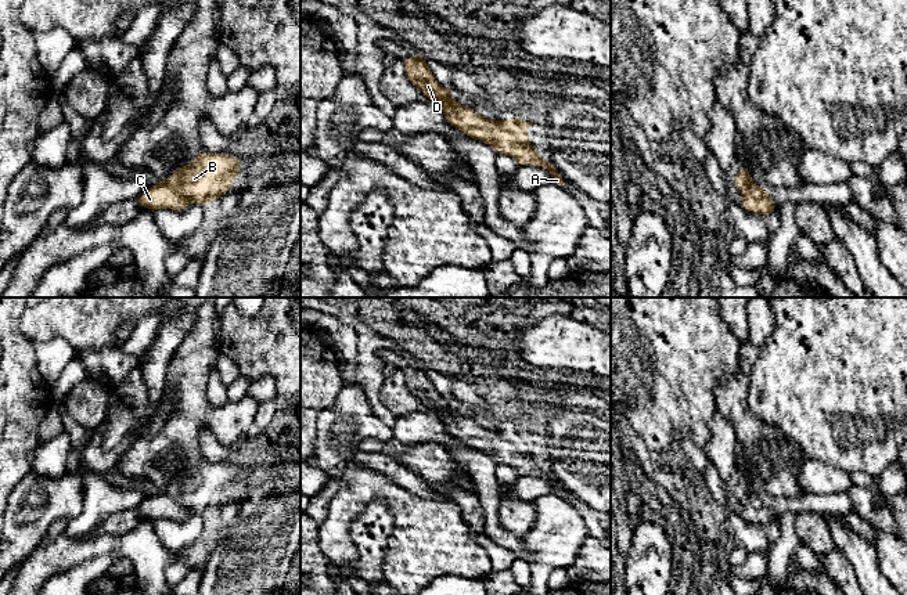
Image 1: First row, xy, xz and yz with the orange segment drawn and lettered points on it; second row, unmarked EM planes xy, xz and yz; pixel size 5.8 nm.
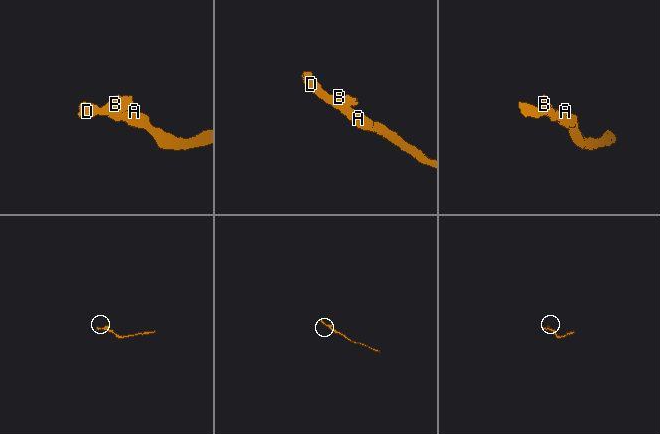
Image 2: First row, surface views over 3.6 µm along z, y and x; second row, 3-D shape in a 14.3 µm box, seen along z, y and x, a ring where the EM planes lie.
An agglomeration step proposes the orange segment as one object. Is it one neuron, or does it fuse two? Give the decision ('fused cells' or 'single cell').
single cell

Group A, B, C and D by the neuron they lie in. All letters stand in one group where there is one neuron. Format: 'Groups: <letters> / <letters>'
Groups: A B C D

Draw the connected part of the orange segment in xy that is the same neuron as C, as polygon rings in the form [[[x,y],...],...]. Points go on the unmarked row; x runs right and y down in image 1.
[[[206,461],[201,462],[194,468],[194,470],[181,476],[172,483],[168,490],[161,490],[154,494],[147,502],[143,502],[136,512],[150,520],[158,519],[172,519],[172,520],[183,520],[192,511],[199,512],[210,518],[210,509],[217,509],[219,506],[228,504],[230,493],[240,486],[241,470],[233,465],[227,465],[226,462],[220,464],[209,464]]]

